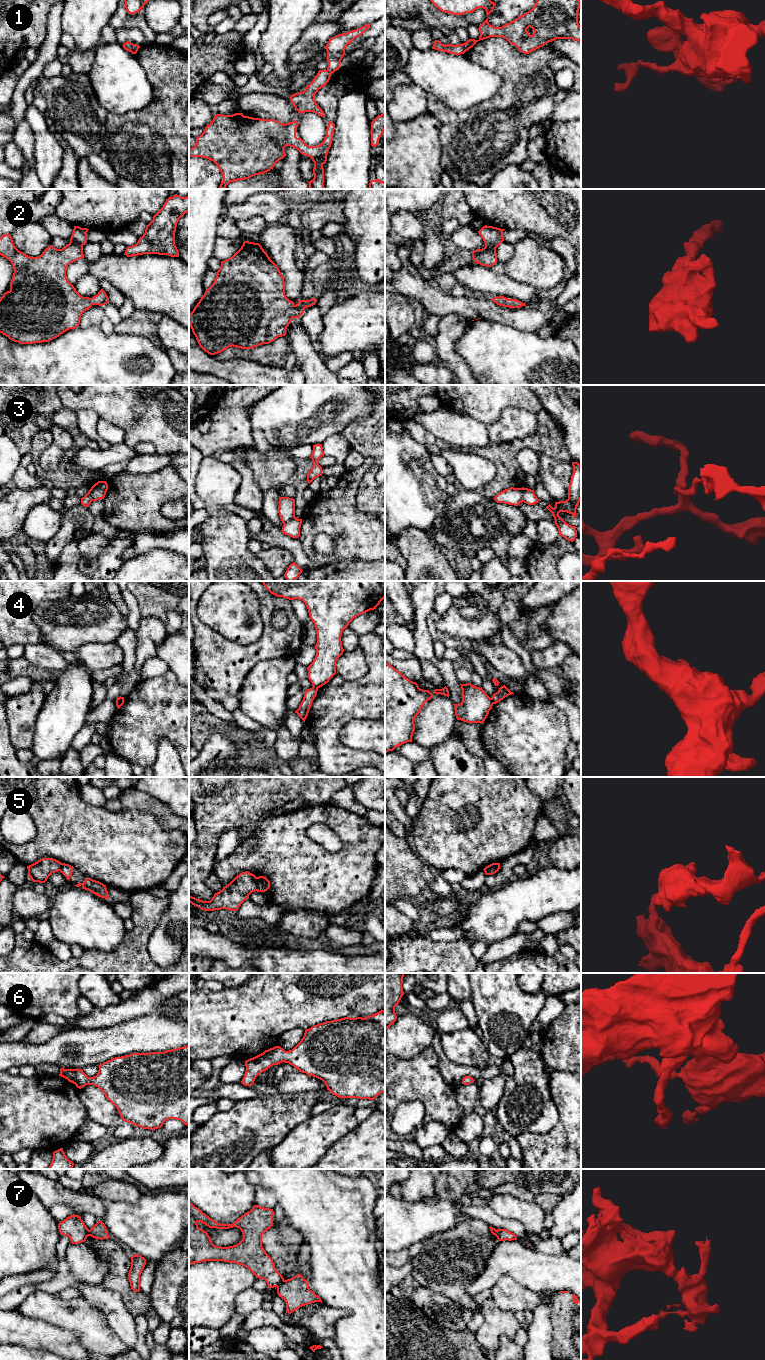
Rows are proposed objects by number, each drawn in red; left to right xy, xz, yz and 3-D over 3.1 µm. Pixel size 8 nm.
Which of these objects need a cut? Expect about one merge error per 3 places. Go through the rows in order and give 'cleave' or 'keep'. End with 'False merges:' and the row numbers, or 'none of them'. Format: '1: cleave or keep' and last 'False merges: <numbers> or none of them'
1: cleave
2: keep
3: cleave
4: cleave
5: cleave
6: keep
7: cleave
False merges: 1, 3, 4, 5, 7

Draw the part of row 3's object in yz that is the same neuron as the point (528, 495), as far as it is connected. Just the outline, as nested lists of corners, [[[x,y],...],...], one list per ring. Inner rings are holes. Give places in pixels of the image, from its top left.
[[[522,487],[521,491],[522,491],[522,498],[524,503],[528,505],[534,505],[538,503],[539,499],[535,495],[534,490]]]

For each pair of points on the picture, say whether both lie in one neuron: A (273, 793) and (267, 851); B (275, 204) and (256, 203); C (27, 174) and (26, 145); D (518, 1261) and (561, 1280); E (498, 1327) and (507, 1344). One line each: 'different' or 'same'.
A: different
B: same
C: same
D: same
E: different

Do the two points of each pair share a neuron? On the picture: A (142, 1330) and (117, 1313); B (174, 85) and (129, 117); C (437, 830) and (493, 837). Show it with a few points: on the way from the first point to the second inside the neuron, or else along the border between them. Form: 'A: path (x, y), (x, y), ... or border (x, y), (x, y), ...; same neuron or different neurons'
A: border (135, 1316), (137, 1341), (133, 1347); different neurons
B: path (165, 97), (145, 117), (141, 117); same neuron
C: path (451, 830), (455, 830), (458, 833), (479, 833); same neuron

